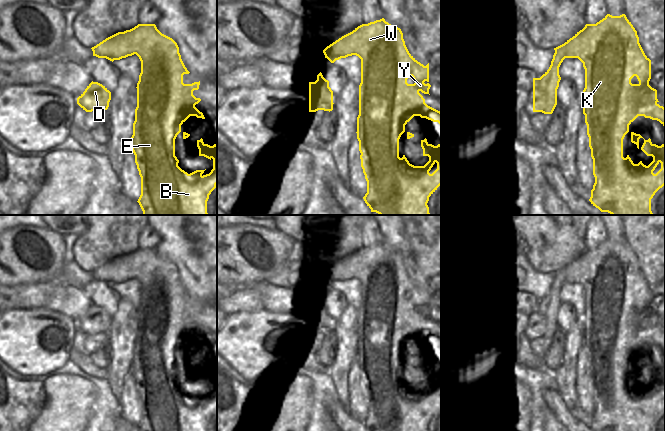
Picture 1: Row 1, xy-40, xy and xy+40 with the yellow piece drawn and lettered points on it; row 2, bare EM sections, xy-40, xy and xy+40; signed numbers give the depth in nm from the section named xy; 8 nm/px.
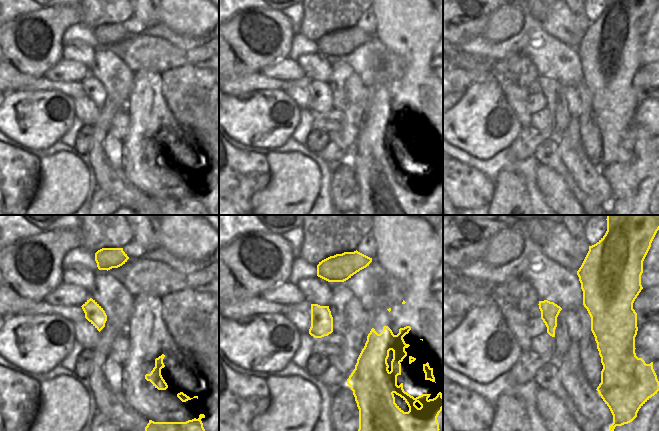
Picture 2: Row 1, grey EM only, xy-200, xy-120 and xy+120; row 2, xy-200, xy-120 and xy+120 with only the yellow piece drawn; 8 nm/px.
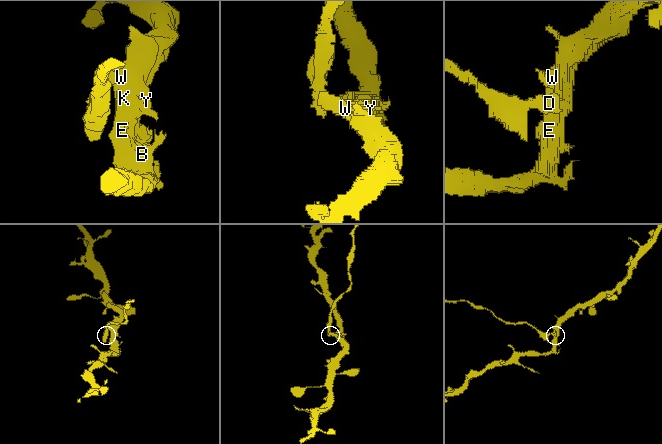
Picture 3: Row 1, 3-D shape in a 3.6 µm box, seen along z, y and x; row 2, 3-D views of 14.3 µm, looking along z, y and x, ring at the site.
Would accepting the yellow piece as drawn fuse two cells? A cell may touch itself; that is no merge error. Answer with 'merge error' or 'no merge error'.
merge error

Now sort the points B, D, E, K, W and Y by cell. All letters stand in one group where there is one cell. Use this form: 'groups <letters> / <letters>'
groups B E K W Y / D

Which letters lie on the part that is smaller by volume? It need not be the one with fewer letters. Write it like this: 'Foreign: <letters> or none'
Foreign: D

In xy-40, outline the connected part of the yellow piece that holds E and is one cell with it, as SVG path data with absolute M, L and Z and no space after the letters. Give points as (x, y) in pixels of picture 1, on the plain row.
M138 248L130 254L118 256L106 262L91 273L93 280L106 282L112 286L134 278L141 285L141 297L136 311L137 331L130 370L135 379L135 387L141 401L141 419L137 425L140 431L207 431L209 419L217 411L217 369L205 368L202 362L197 364L199 380L213 384L213 393L206 399L203 398L205 394L196 394L188 398L178 390L179 384L175 380L175 363L181 356L181 349L190 340L205 343L203 337L195 331L201 323L193 319L193 315L199 313L200 305L192 308L183 307L183 299L190 296L181 283L177 267L172 262L162 258L155 248Z

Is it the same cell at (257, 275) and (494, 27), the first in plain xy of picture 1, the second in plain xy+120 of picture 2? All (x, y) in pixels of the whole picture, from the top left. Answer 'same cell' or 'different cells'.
different cells

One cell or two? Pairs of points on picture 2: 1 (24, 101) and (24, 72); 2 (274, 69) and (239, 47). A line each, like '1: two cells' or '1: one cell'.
1: two cells
2: two cells

